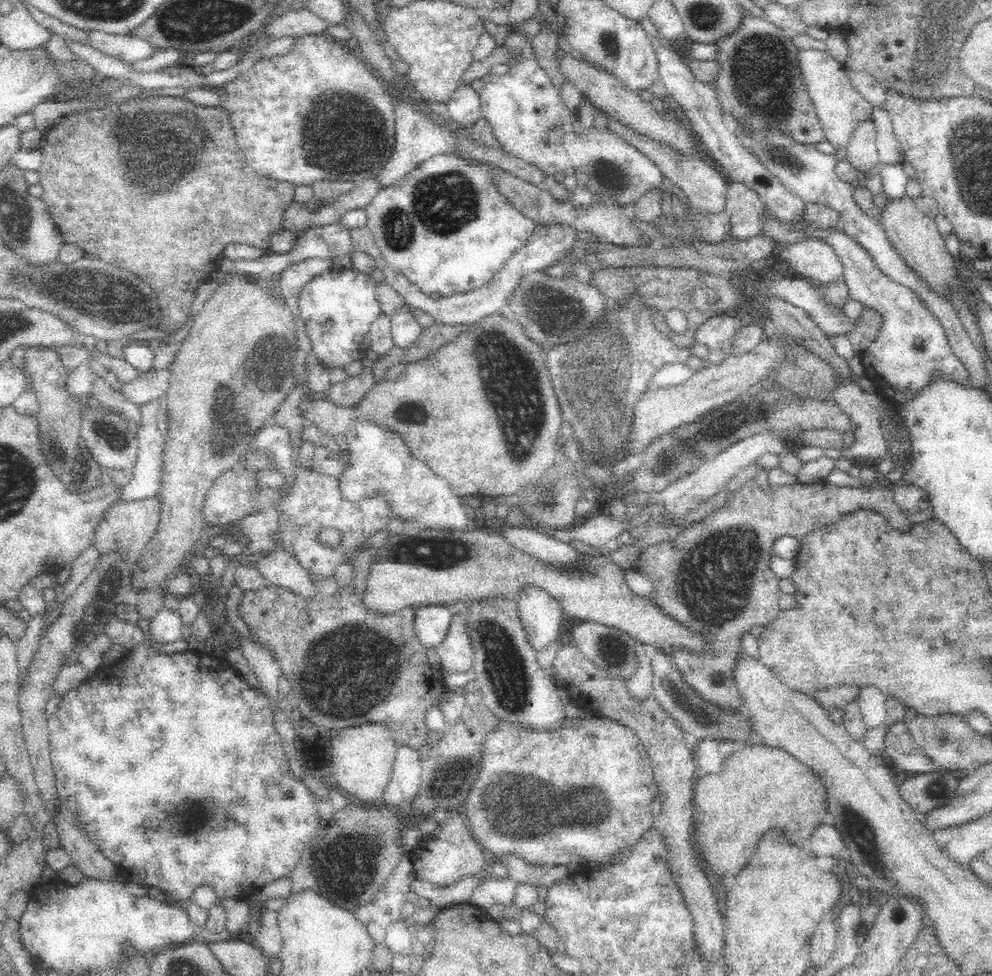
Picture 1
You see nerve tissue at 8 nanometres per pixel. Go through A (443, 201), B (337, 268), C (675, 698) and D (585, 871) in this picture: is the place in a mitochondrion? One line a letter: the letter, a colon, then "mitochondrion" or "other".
A: mitochondrion
B: other
C: mitochondrion
D: other

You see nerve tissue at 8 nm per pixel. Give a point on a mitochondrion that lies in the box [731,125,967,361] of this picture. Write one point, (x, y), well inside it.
(788, 161)

